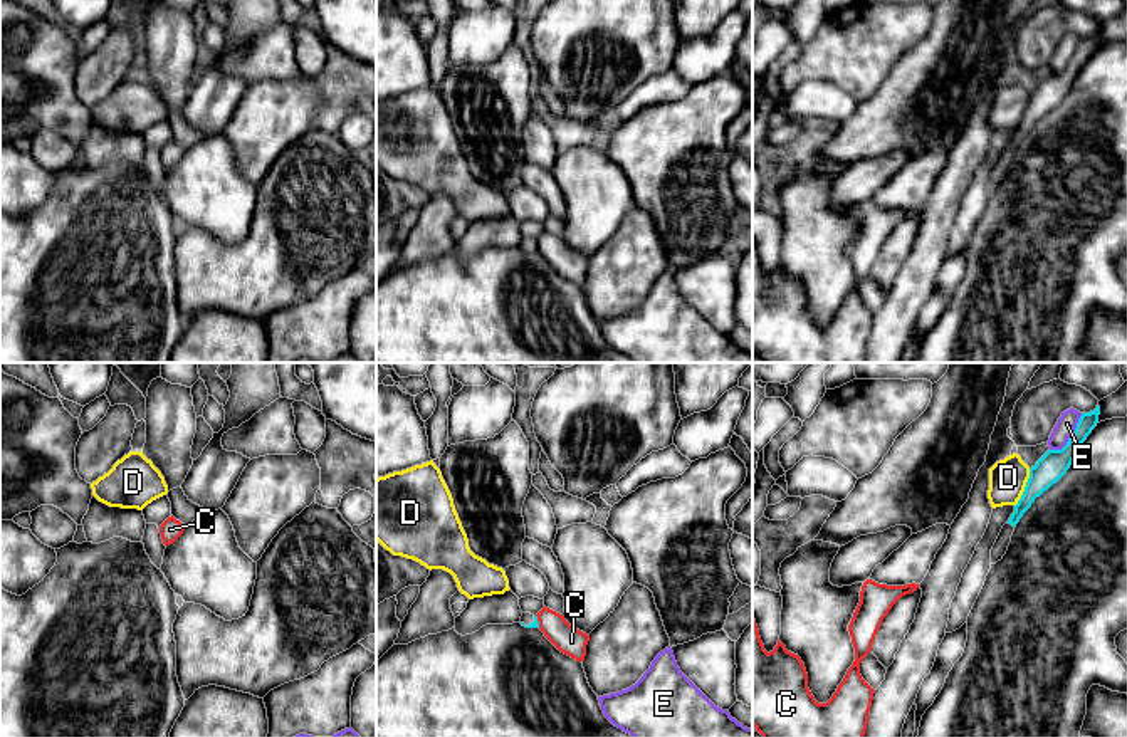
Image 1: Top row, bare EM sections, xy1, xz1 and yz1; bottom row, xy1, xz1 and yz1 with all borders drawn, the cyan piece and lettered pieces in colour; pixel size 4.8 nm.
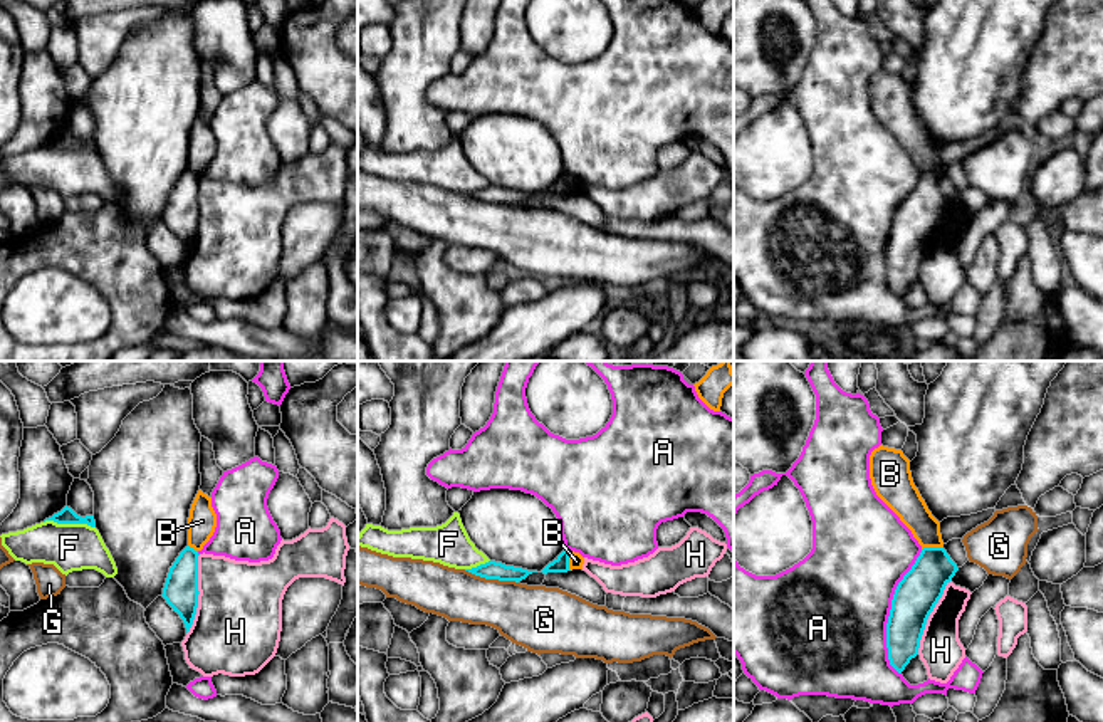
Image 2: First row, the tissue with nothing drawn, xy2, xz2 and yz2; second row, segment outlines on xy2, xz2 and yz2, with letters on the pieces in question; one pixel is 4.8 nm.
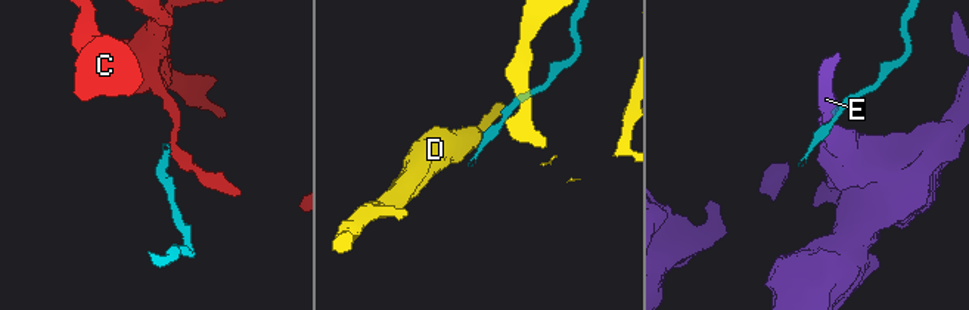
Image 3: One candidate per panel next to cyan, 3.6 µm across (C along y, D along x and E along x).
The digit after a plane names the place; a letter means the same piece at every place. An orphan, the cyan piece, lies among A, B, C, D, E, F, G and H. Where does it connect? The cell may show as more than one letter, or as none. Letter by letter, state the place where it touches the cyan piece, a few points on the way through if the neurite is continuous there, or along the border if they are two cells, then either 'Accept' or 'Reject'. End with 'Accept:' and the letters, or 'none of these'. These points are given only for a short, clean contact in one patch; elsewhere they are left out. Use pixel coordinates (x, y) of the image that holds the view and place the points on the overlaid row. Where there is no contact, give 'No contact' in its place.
A: Touches cyan at yz2 (890, 612). Reject
B: Touches cyan at xz2 (568, 559). Boundary: xz2 (566, 549), (571, 570). Reject
C: Touches cyan at xz1 (538, 622). Boundary: xz1 (536, 615), (539, 627). Reject
D: Touches cyan at yz1 (1025, 487). Boundary: yz1 (1030, 469), (1025, 491), (1015, 506). Reject
E: Touches cyan at yz1 (1070, 437). Boundary: yz1 (1082, 413), (1069, 440), (1060, 449), (1050, 450). Reject
F: Touches cyan at xy2 (69, 523). Boundary: xy2 (44, 521), (86, 523), (94, 528). Reject
G: Touches cyan at xz2 (491, 578). Reject
H: Touches cyan at xy2 (198, 593). Reject
Accept: none of these

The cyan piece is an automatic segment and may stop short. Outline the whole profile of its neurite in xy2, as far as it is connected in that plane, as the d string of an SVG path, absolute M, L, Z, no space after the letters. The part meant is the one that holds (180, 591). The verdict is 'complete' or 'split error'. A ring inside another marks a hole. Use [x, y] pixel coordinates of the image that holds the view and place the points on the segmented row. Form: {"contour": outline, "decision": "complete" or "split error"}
{"contour": "M186 546L170 568L163 598L180 615L186 633L190 631L198 608L198 551Z", "decision": "complete"}

